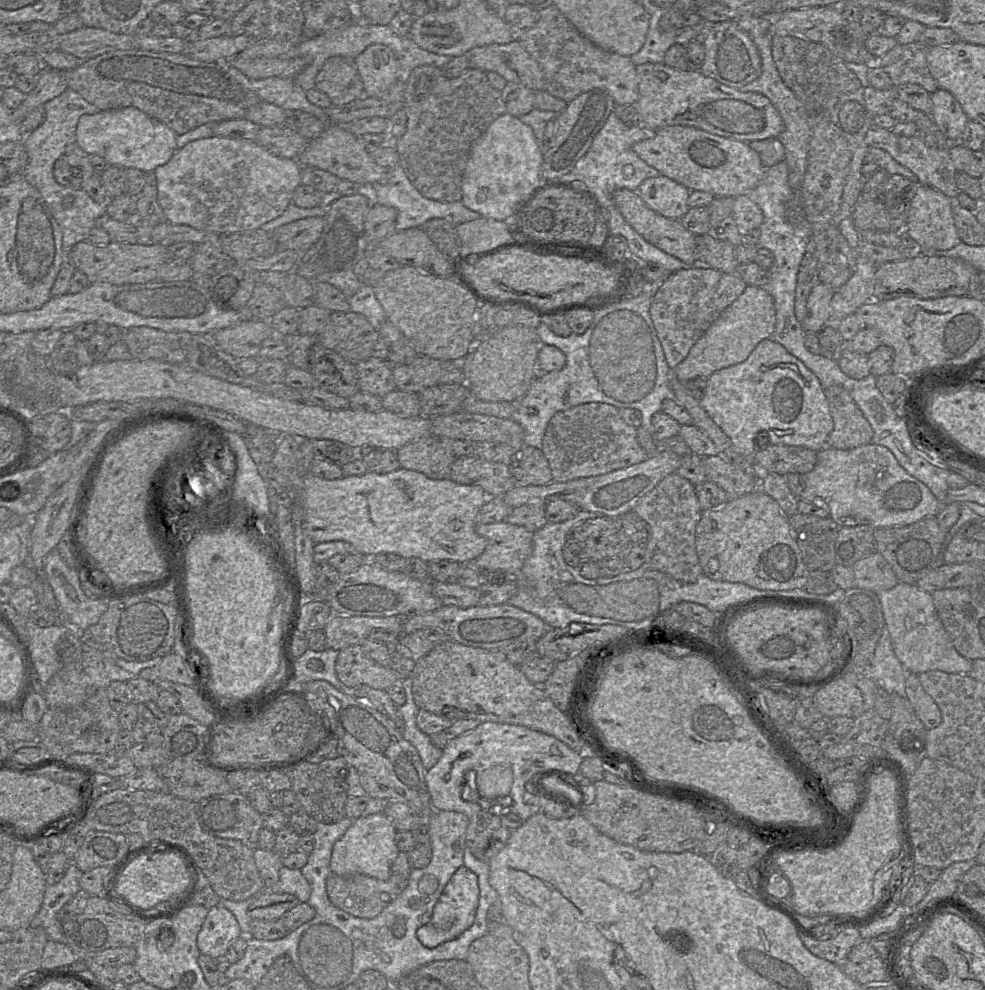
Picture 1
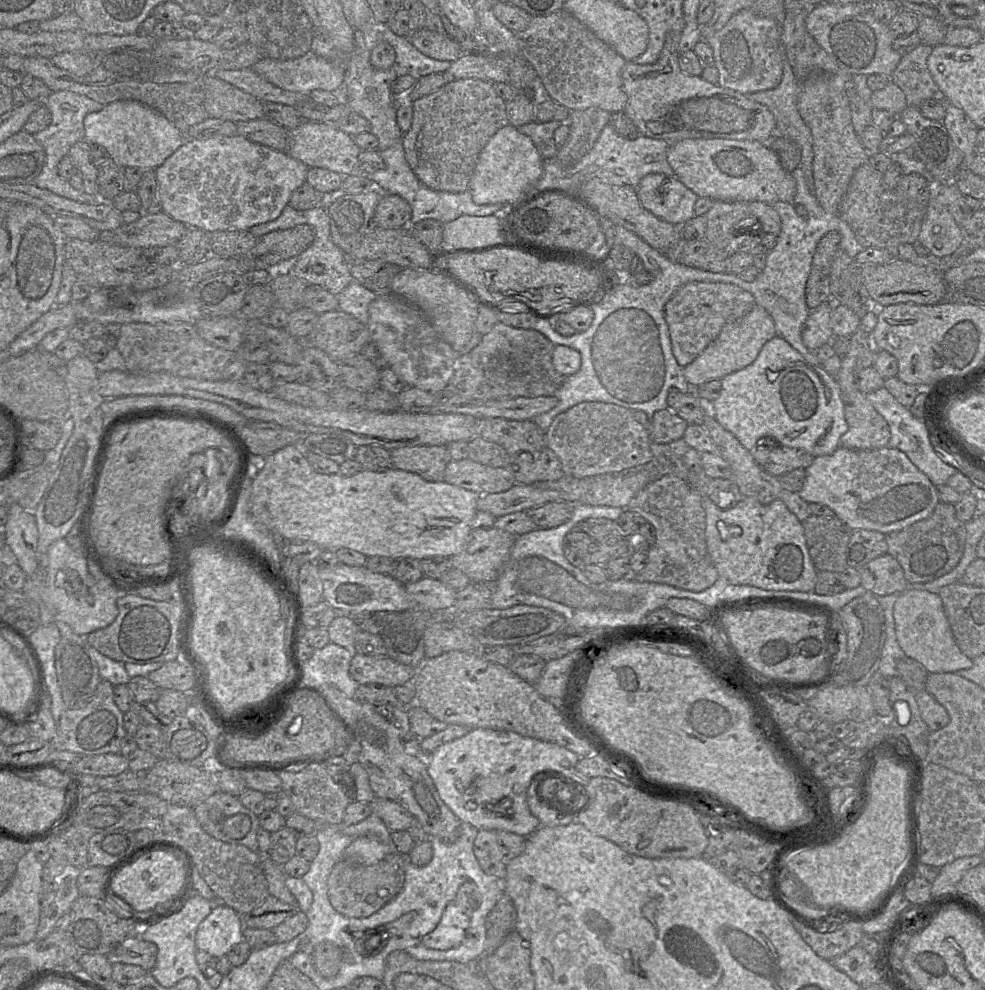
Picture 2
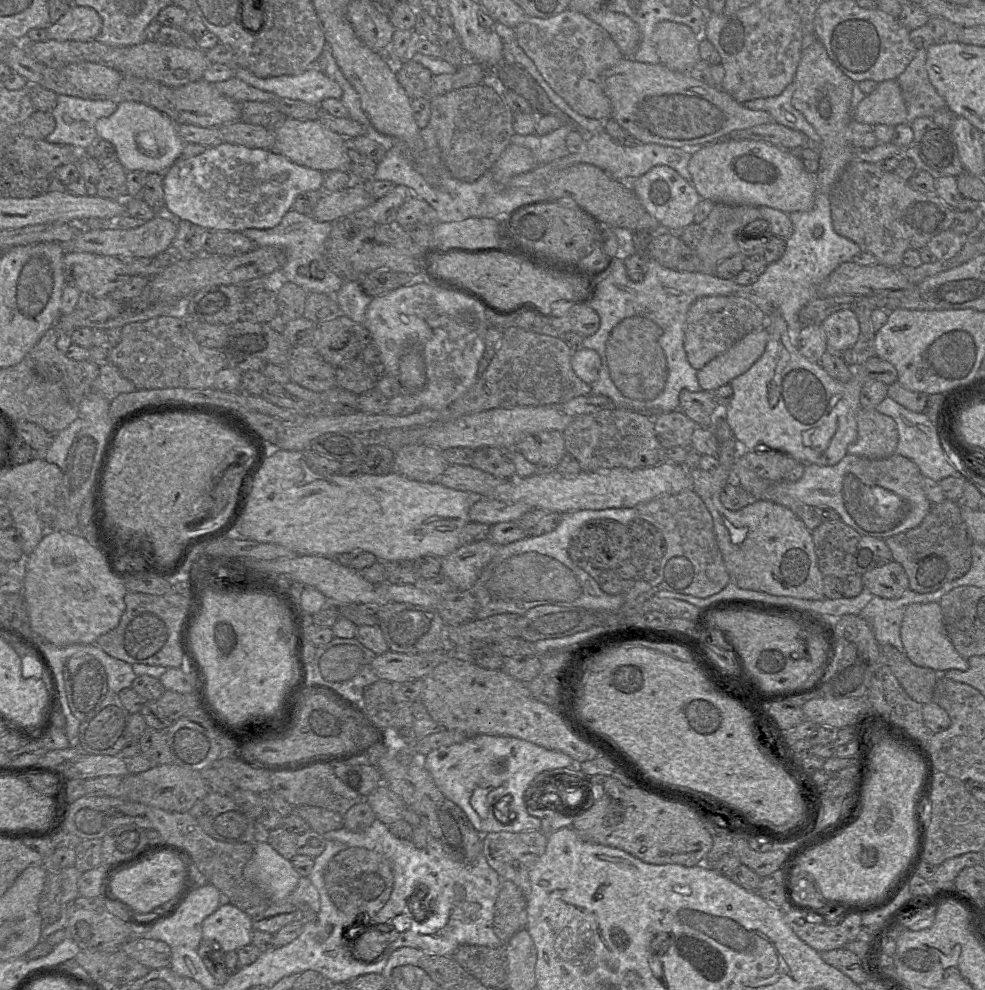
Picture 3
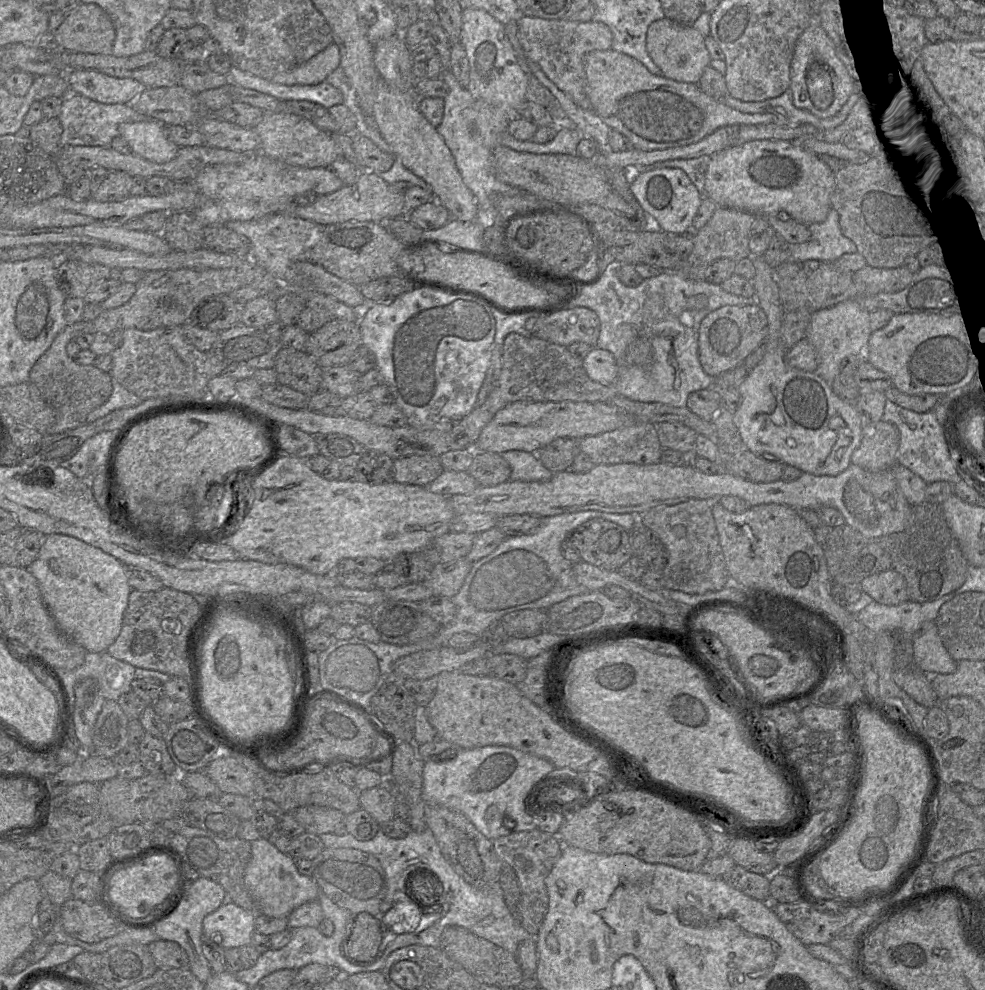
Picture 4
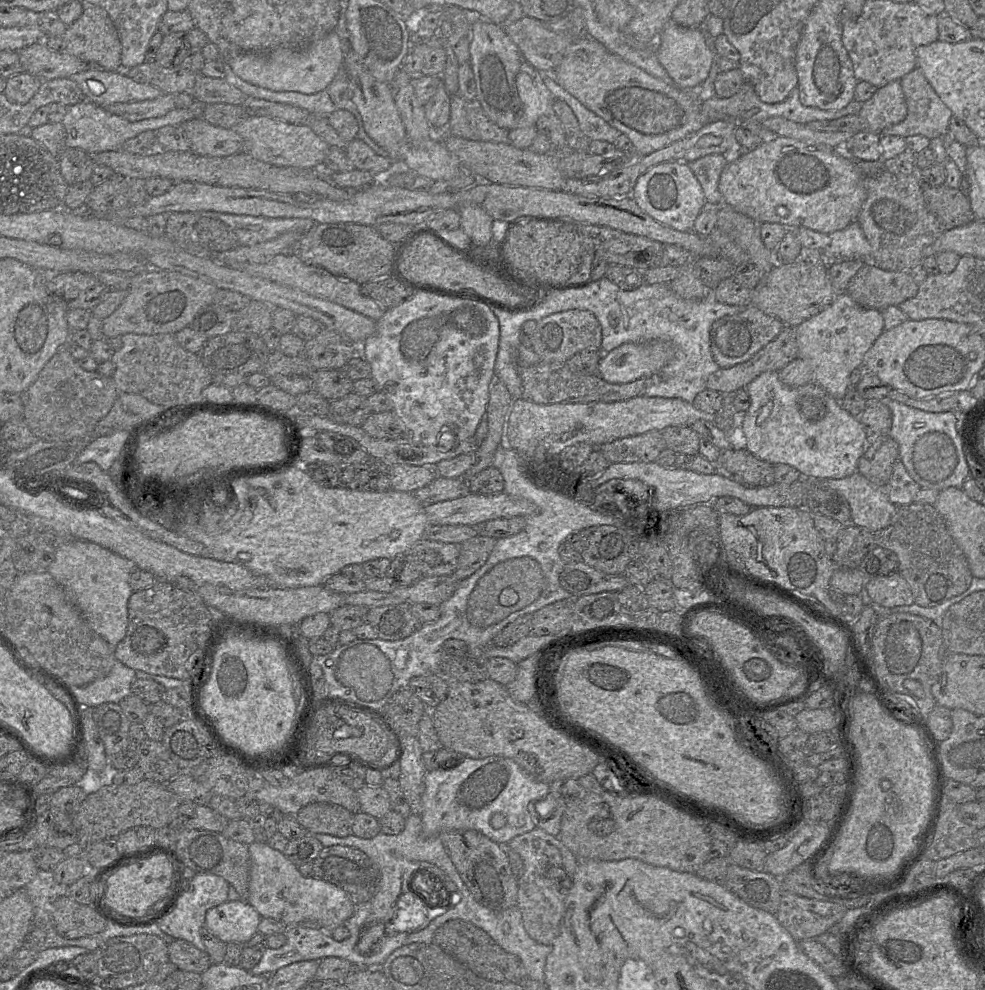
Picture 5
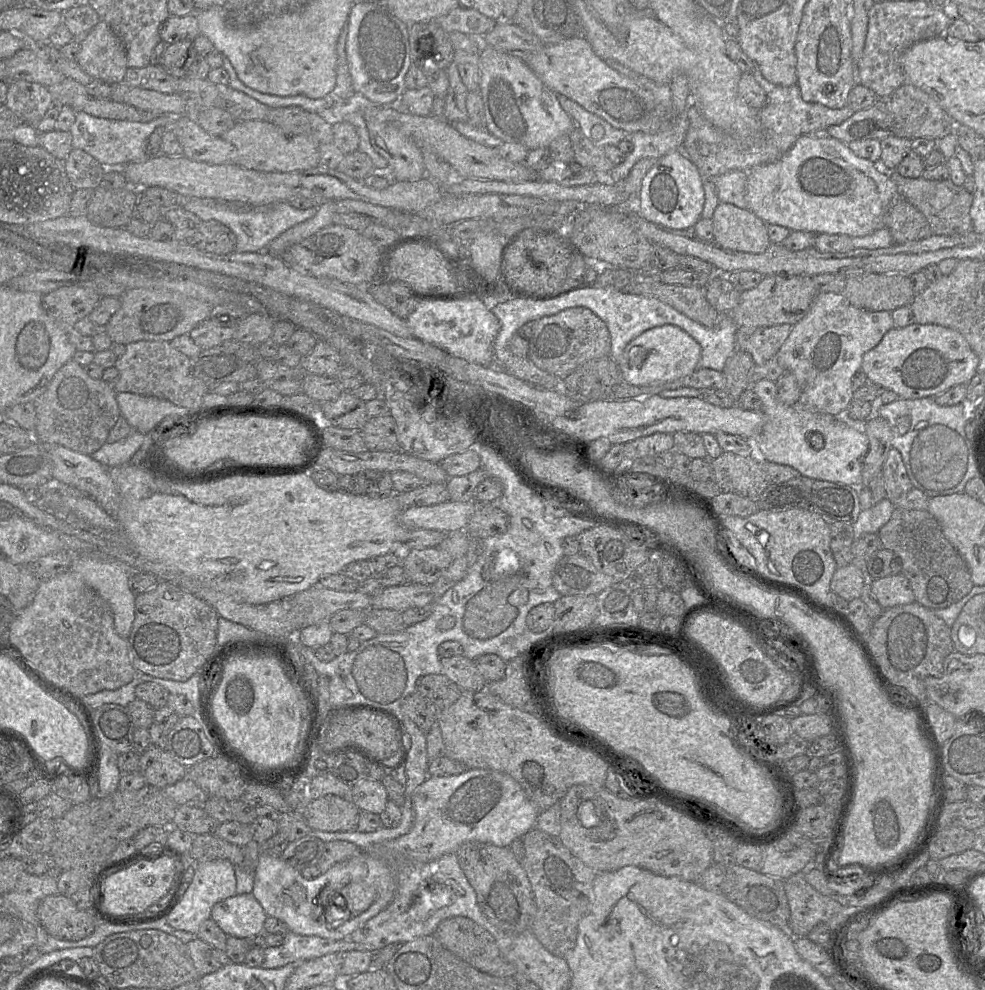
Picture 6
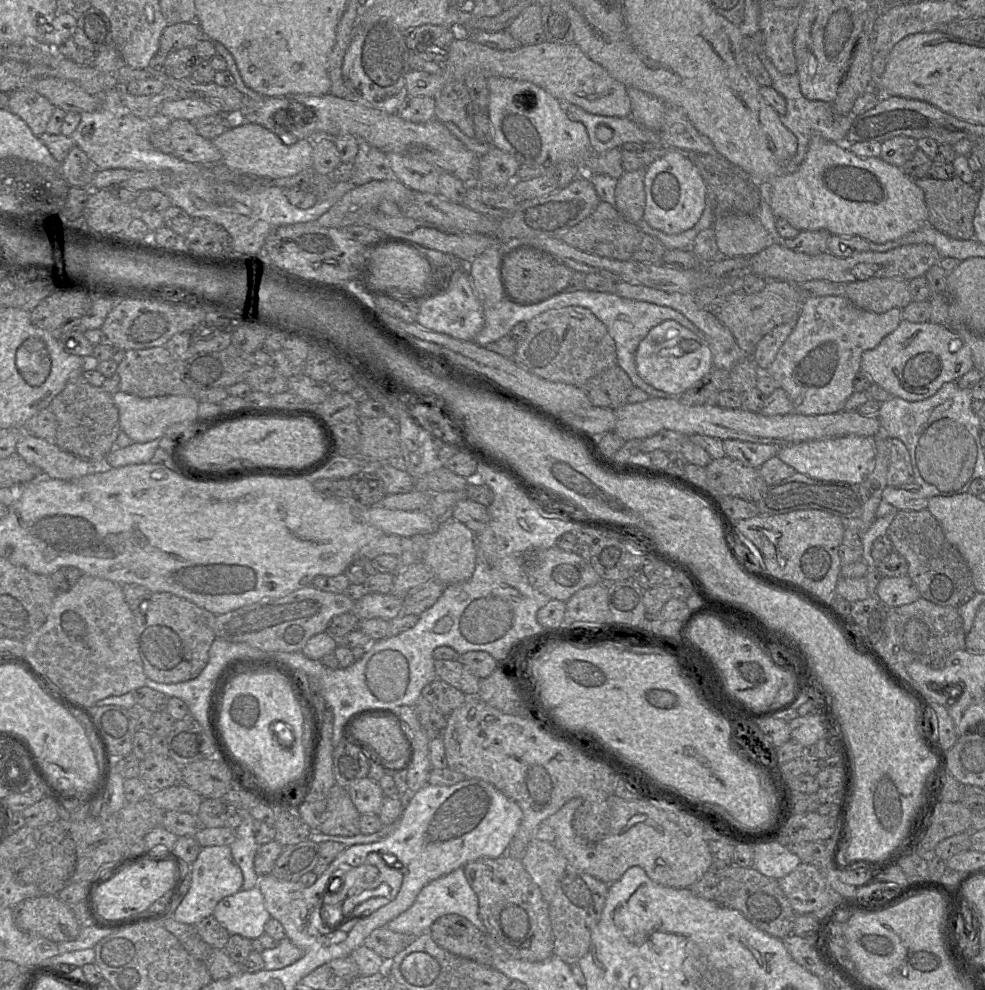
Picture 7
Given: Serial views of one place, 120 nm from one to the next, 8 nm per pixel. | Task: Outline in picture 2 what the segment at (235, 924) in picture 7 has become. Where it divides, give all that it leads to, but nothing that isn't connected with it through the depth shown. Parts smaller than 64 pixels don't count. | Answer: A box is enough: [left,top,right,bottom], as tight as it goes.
[196,905,244,958]

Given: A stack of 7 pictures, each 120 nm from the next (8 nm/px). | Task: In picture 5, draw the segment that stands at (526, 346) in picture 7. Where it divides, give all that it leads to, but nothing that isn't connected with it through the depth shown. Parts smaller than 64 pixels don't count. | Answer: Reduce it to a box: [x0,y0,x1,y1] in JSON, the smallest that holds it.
[531,310,602,363]

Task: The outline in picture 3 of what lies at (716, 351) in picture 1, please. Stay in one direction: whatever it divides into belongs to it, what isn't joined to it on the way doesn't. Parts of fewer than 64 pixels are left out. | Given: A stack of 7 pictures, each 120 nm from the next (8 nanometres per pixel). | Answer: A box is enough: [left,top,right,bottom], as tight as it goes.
[697,329,768,392]

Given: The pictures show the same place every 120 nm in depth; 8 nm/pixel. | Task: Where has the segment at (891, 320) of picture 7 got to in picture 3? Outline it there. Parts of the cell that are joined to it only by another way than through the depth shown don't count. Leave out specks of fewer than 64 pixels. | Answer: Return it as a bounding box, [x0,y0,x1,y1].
[821,309,860,354]

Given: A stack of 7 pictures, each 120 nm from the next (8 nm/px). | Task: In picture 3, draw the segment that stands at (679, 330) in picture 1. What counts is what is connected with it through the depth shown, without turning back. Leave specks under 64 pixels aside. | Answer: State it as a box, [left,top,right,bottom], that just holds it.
[684,296,767,369]

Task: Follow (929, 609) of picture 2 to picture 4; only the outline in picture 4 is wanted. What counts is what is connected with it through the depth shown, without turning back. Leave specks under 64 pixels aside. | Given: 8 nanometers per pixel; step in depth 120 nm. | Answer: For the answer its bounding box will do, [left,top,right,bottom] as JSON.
[913,621,957,675]

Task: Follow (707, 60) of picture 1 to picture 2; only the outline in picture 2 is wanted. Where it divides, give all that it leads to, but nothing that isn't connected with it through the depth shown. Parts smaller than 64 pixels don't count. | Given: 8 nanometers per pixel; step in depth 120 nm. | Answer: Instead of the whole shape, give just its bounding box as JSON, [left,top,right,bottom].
[702,9,784,95]

